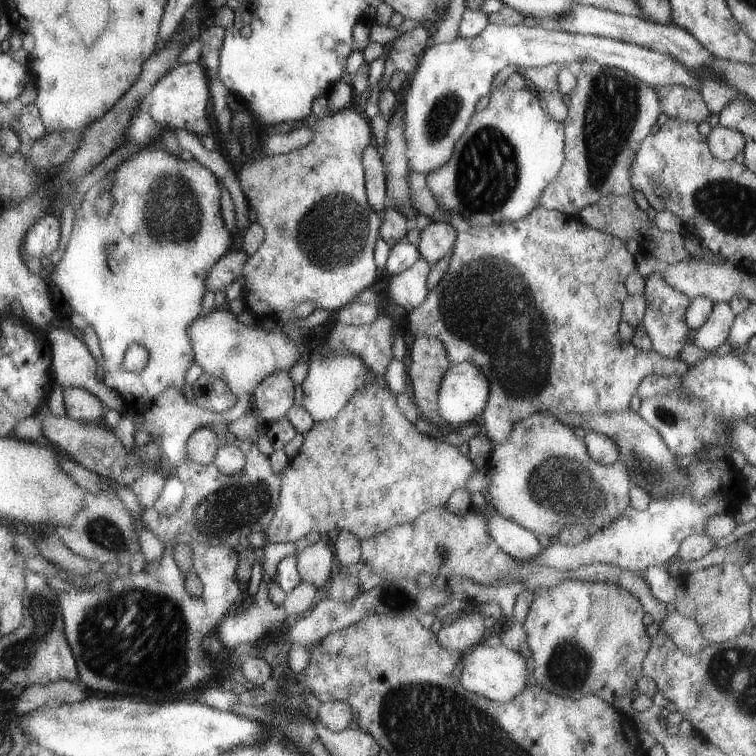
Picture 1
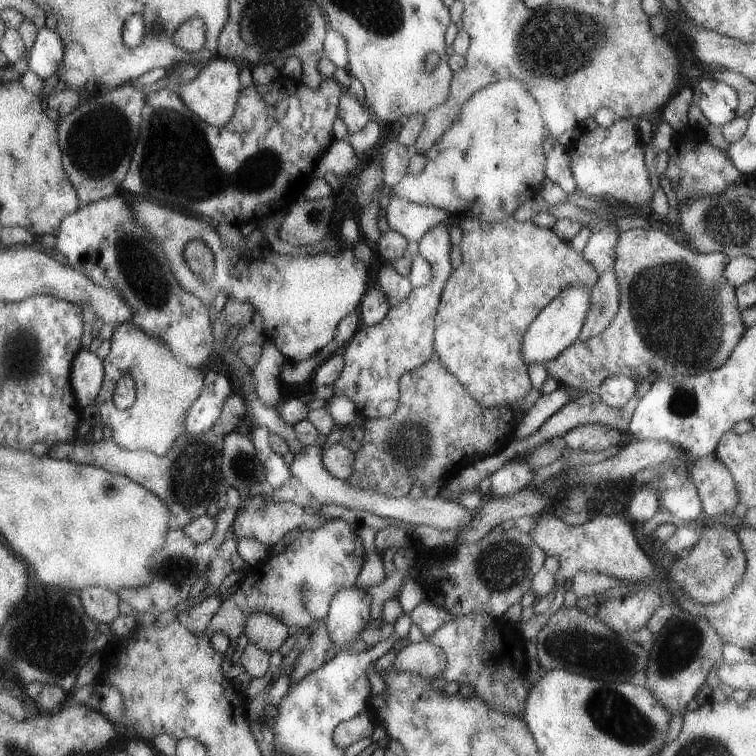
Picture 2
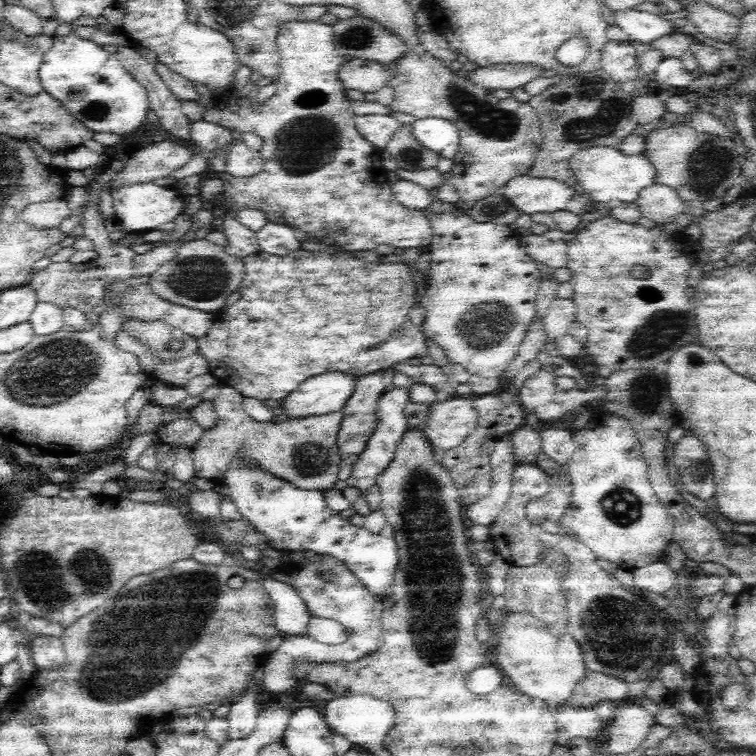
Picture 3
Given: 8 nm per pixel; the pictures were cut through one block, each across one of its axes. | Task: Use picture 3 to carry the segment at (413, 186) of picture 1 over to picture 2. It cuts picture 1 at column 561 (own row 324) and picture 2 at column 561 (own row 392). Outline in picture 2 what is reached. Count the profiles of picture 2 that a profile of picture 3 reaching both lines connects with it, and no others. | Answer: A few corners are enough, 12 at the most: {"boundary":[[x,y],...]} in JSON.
{"boundary":[[461,217],[433,357],[483,408],[530,389],[525,329],[598,272],[551,228]]}

